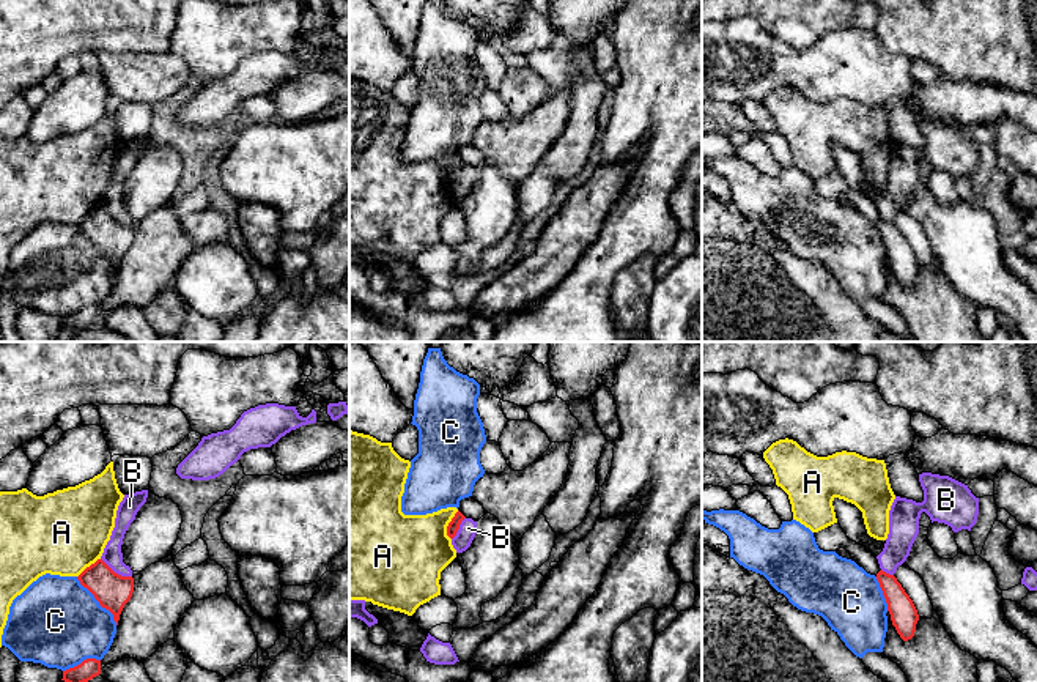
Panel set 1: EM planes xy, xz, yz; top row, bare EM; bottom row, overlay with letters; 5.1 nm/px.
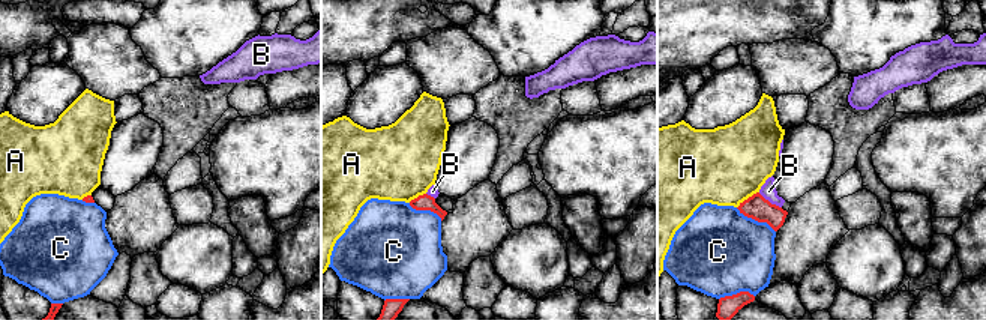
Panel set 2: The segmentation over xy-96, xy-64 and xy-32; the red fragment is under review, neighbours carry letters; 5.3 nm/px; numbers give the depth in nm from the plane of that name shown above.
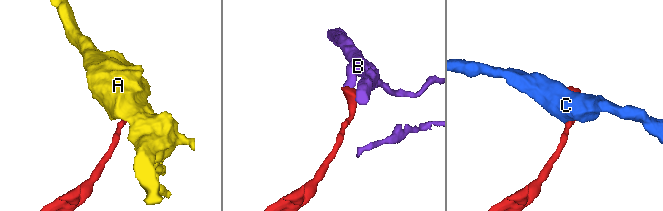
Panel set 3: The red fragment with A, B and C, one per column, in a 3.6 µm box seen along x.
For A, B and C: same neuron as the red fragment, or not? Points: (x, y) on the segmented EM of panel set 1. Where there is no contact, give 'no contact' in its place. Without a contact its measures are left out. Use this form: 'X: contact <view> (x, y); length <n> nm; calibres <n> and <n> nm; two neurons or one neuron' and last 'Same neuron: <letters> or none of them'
A: contact xz (449, 525); length 160 nm; calibres 60 and 380 nm; two neurons
B: contact xy (117, 574); length 190 nm; calibres 180 and 100 nm; two neurons
C: contact xy (98, 600); length 320 nm; calibres 180 and 460 nm; two neurons
Same neuron: none of them

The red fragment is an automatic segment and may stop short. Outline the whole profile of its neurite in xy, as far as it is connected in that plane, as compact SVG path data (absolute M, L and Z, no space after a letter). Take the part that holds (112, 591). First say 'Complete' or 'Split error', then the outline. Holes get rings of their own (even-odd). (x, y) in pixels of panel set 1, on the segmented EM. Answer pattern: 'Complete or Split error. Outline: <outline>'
Complete. Outline: M102 559L87 567L77 580L99 605L113 614L118 625L120 614L134 592L134 578L115 573Z

